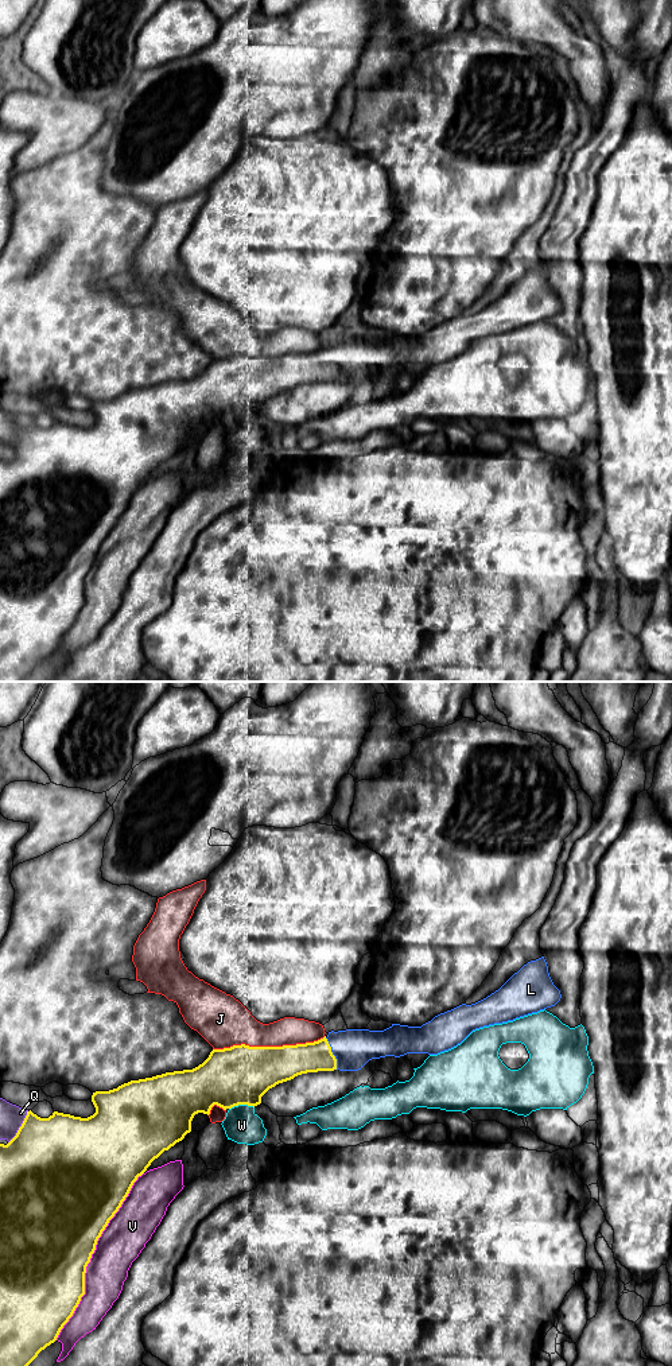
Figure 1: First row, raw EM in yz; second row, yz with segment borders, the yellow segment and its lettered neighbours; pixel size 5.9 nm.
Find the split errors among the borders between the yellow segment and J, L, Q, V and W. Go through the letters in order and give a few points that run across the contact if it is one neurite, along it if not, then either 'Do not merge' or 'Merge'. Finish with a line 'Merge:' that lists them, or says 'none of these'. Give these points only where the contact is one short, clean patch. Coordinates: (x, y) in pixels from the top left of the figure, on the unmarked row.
J: Do not merge
L: Merge
Q: Do not merge
V: Do not merge
W: Do not merge
Merge: L

